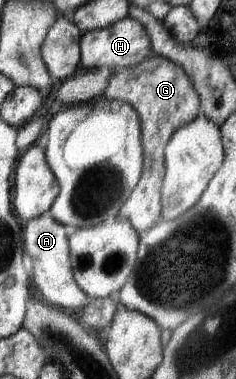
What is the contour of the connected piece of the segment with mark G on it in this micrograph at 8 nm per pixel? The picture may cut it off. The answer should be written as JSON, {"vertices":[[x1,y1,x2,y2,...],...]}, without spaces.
{"vertices":[[159,55,145,58,132,68,111,73,104,97,130,103,139,114,144,149,143,175,121,205,117,216,128,219,138,233,141,233,153,227,162,213,160,191,165,171,165,146,175,131,197,117,200,101,186,71,173,60]]}

